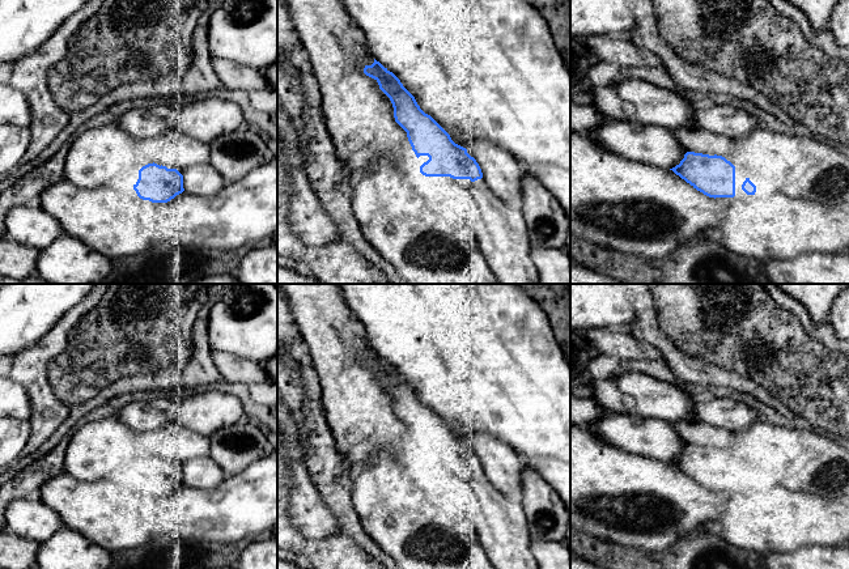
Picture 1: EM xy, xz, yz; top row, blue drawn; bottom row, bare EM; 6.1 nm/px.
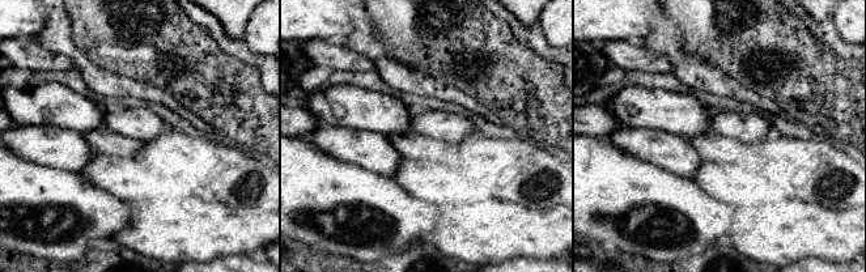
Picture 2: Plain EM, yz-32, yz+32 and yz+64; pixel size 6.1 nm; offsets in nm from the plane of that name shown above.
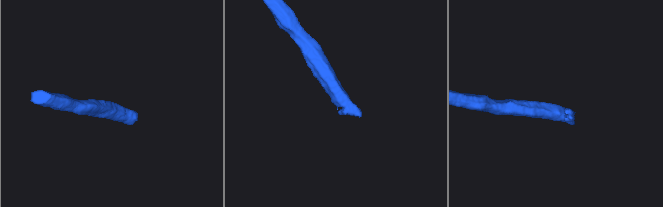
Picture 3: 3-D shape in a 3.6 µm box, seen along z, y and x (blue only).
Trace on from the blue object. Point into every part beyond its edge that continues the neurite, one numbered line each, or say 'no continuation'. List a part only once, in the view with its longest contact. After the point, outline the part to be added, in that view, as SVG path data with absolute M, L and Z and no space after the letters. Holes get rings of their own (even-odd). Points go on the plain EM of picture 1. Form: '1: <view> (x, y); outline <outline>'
1: xz (500, 521); outline M477 472L471 476L472 494L467 515L477 531L481 547L494 569L539 569L530 548L530 535L523 505L519 498L511 498L498 492Z

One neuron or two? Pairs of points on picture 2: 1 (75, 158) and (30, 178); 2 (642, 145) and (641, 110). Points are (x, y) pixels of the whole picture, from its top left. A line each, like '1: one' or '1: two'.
1: two
2: two

